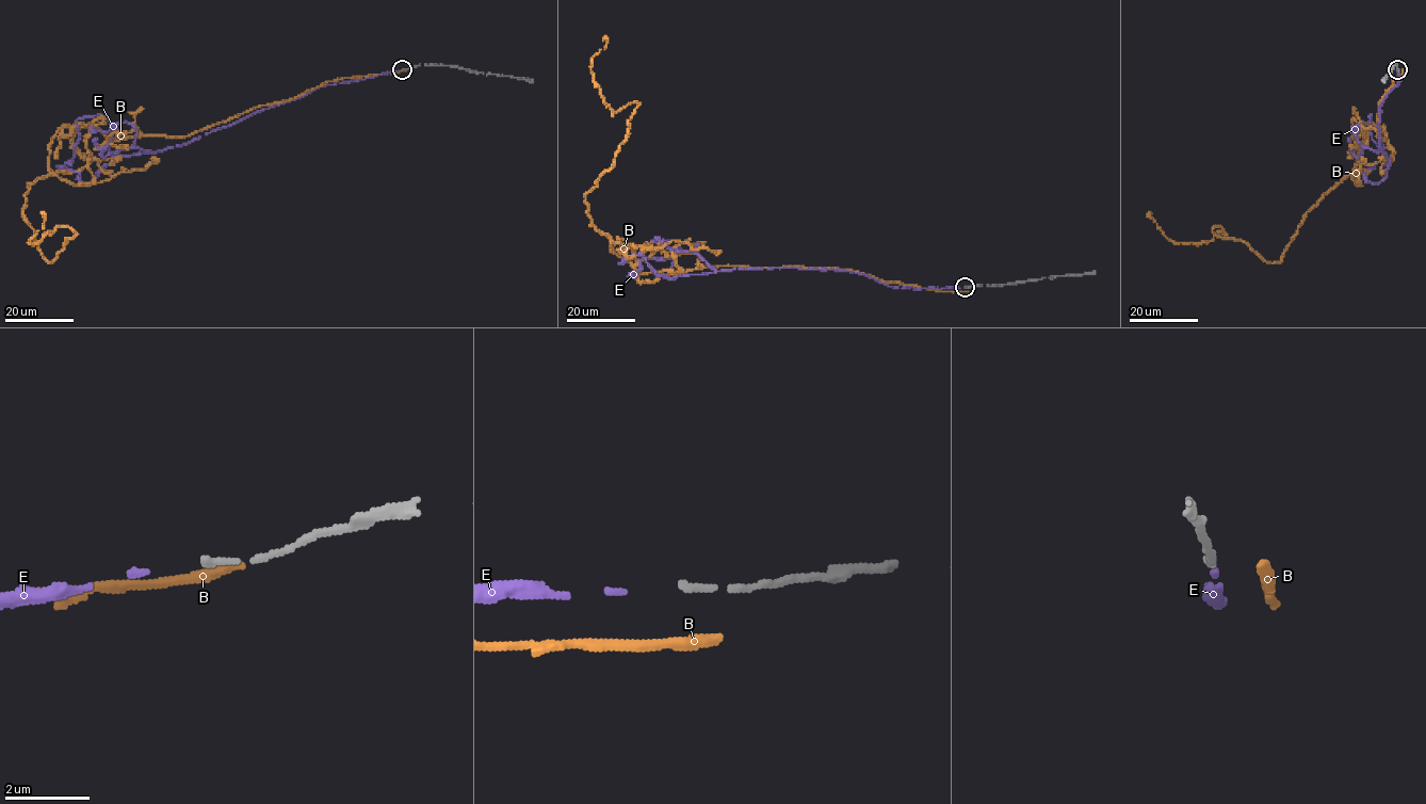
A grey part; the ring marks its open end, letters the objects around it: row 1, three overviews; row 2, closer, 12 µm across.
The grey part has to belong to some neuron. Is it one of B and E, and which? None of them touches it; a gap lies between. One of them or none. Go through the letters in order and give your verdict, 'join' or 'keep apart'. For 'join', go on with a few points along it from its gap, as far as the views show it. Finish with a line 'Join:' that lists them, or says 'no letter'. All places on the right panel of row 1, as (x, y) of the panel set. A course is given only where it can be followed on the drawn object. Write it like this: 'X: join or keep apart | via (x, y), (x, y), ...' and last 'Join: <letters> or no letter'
B: keep apart
E: join | via (1398, 70), (1397, 84), (1380, 102), (1379, 147), (1387, 155), (1373, 140), (1370, 115), (1387, 156), (1381, 164)
Join: E

